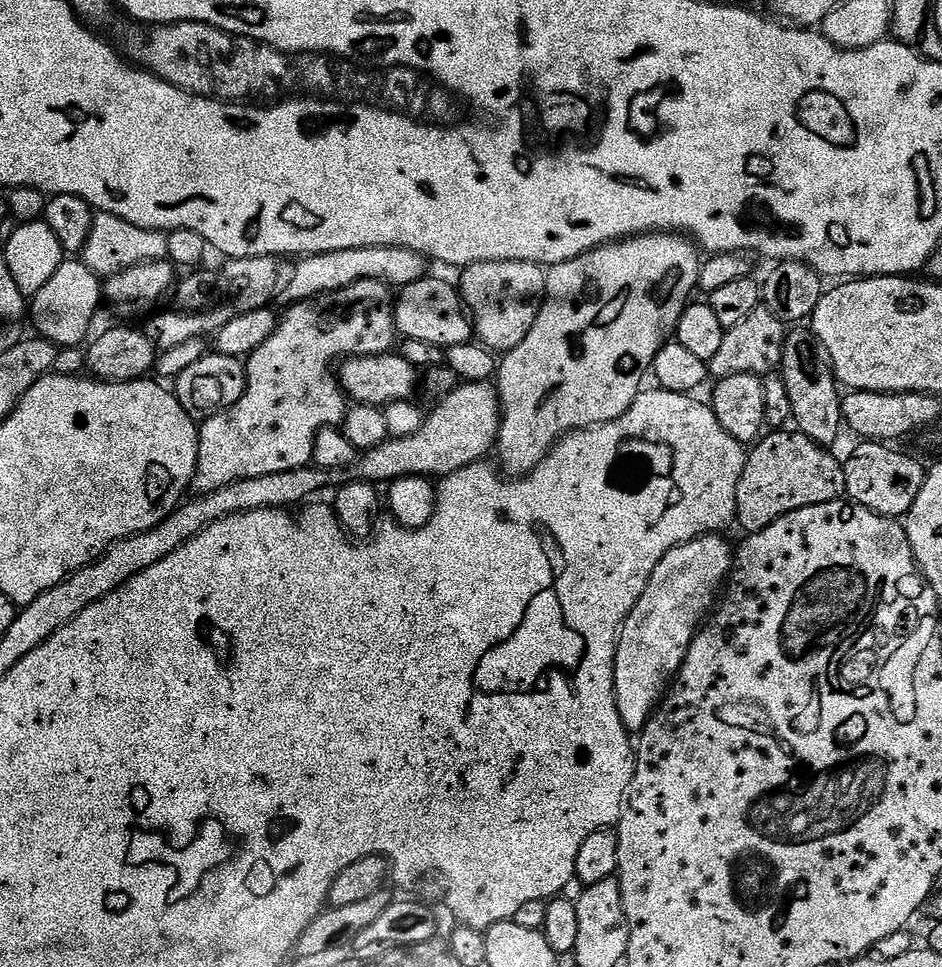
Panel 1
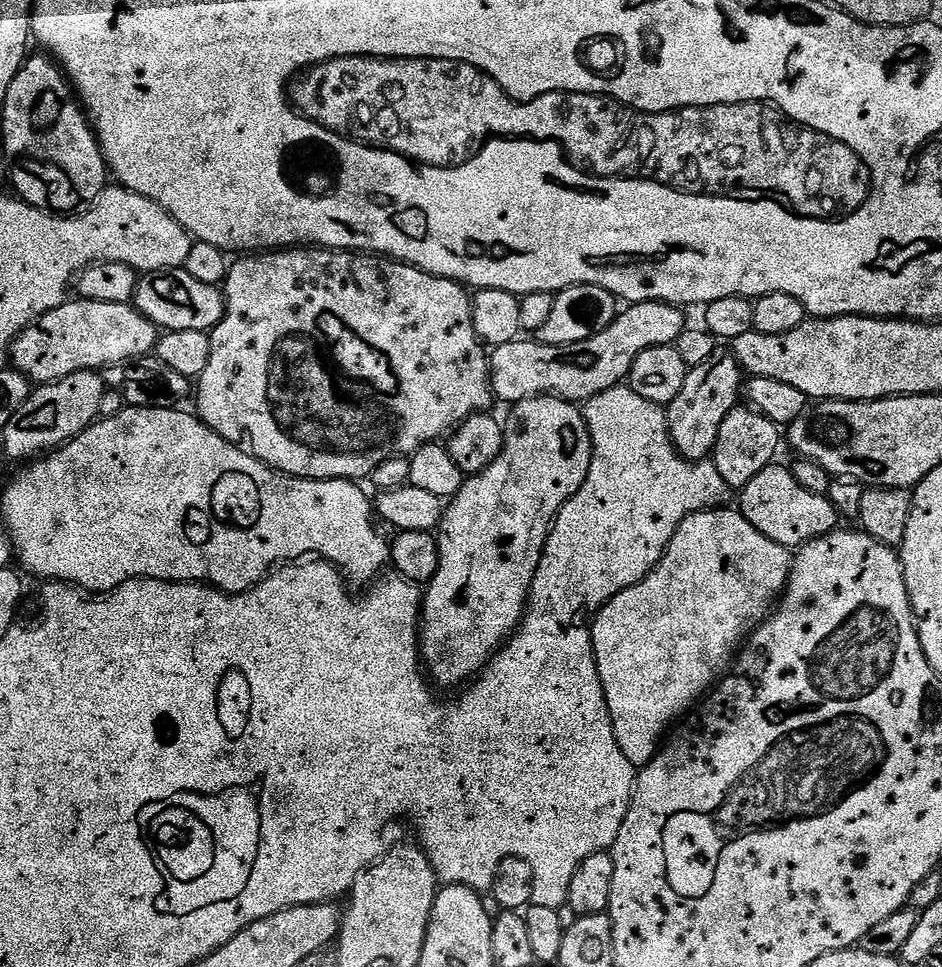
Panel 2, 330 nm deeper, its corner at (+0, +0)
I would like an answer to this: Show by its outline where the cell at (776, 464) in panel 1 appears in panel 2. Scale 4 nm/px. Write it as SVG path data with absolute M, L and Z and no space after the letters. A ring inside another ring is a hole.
M780 462L769 464L762 474L754 474L745 488L739 489L740 504L738 511L770 542L778 542L778 546L789 550L799 550L811 540L837 531L840 512L831 504L828 496L810 494L806 486L798 486L798 478L794 478L791 467L780 465Z

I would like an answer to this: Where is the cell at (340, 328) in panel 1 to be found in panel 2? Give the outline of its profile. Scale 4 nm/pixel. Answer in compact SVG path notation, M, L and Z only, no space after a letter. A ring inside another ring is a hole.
M309 247L307 250L272 250L267 254L248 254L231 265L228 270L228 278L222 285L224 294L224 317L220 325L212 329L212 349L210 350L210 362L206 362L206 370L198 377L198 387L194 392L196 400L195 411L208 428L215 430L226 442L238 446L243 452L250 453L254 458L258 458L270 468L275 468L277 472L284 472L288 476L301 476L303 480L350 480L360 482L371 477L372 472L382 466L392 456L411 457L412 453L418 449L439 441L447 437L449 433L460 427L465 420L477 414L484 414L488 408L494 404L492 395L492 373L490 371L490 356L482 343L480 335L474 330L474 314L472 313L472 296L465 285L456 283L455 280L447 280L441 276L435 276L429 272L423 272L420 268L415 268L413 264L405 264L391 258L385 258L379 254L365 254L355 250L333 250L331 248Z

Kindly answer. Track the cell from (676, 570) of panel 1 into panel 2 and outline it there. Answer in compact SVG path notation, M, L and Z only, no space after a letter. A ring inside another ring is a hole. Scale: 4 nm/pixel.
M721 506L706 512L696 512L693 516L687 516L678 526L672 541L668 543L663 558L656 563L655 570L642 582L622 590L614 598L610 598L610 602L606 602L606 606L602 606L602 610L592 621L592 648L596 651L596 669L600 675L602 690L610 710L610 718L614 726L614 738L618 738L618 746L622 746L622 754L626 754L626 758L630 758L630 762L638 770L645 768L656 757L656 753L660 751L662 747L660 735L683 712L690 711L689 713L691 713L697 707L701 697L717 683L721 673L733 663L741 645L768 619L774 605L779 601L784 587L788 585L788 579L792 573L793 553L789 549L778 546L778 542L770 542L770 538L766 538L766 534L754 530L754 526L750 526L750 522L746 522L746 518L738 510L732 509L731 512L730 509L731 507Z

